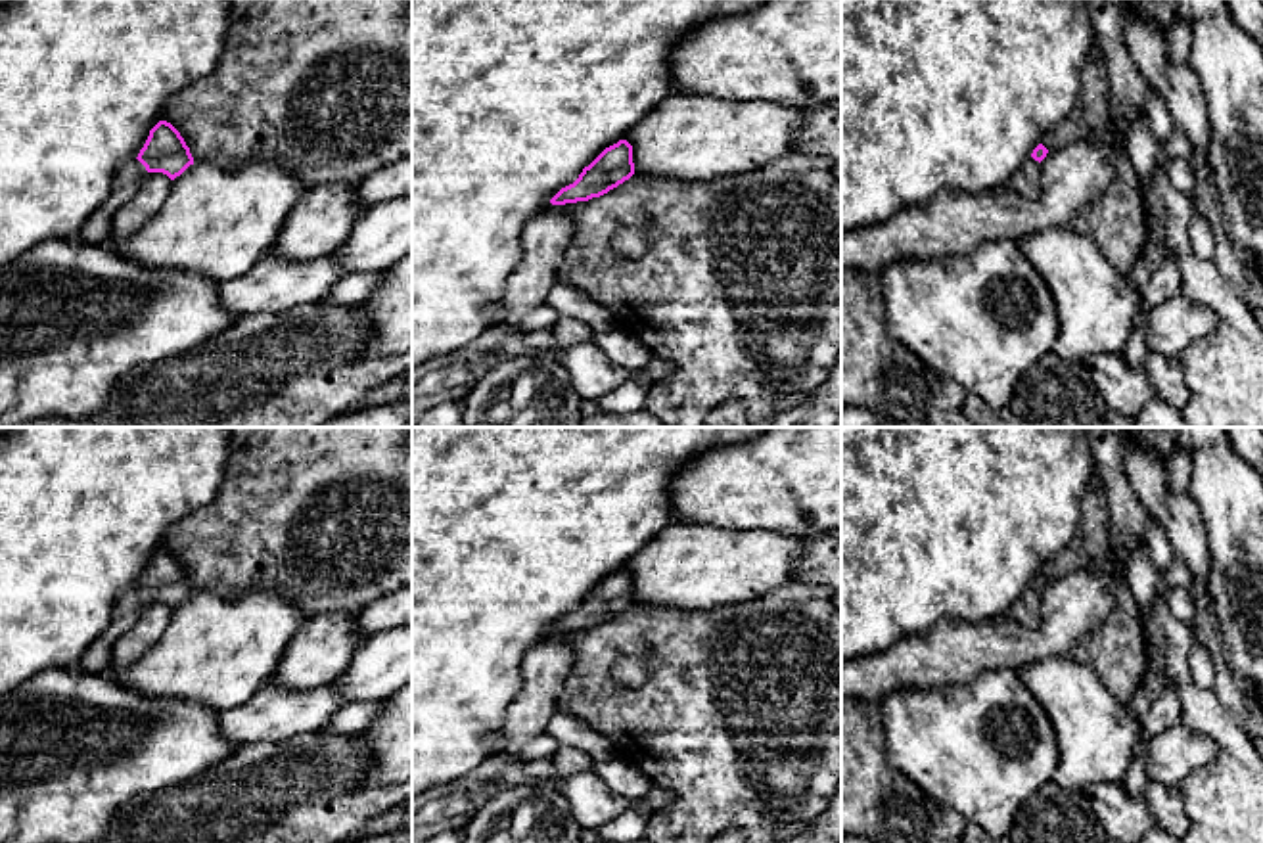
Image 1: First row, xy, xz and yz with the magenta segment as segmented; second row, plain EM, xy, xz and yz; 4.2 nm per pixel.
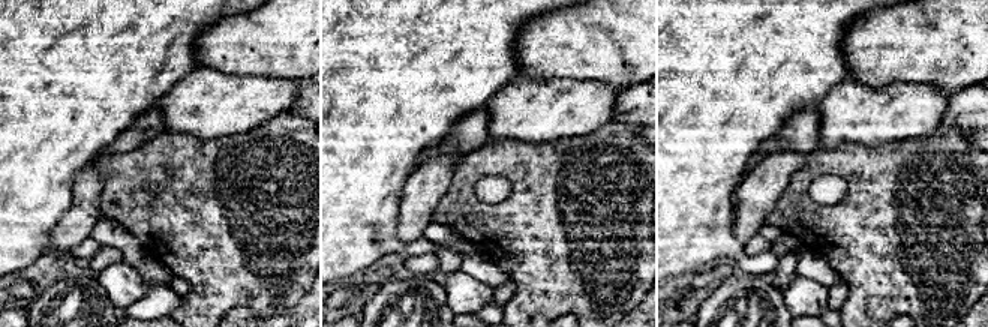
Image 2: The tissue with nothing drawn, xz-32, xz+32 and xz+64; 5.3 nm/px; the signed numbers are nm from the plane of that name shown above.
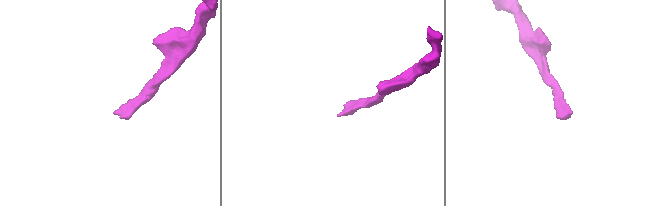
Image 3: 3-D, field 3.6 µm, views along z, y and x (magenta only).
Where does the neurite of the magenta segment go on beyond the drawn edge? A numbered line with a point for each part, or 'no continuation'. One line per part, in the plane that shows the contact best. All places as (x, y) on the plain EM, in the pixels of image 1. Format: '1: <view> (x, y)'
1: xy (129, 604)

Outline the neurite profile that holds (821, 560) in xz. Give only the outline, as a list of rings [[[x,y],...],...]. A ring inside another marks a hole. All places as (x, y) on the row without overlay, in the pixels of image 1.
[[[832,533],[811,538],[790,579],[841,592],[841,538]]]

